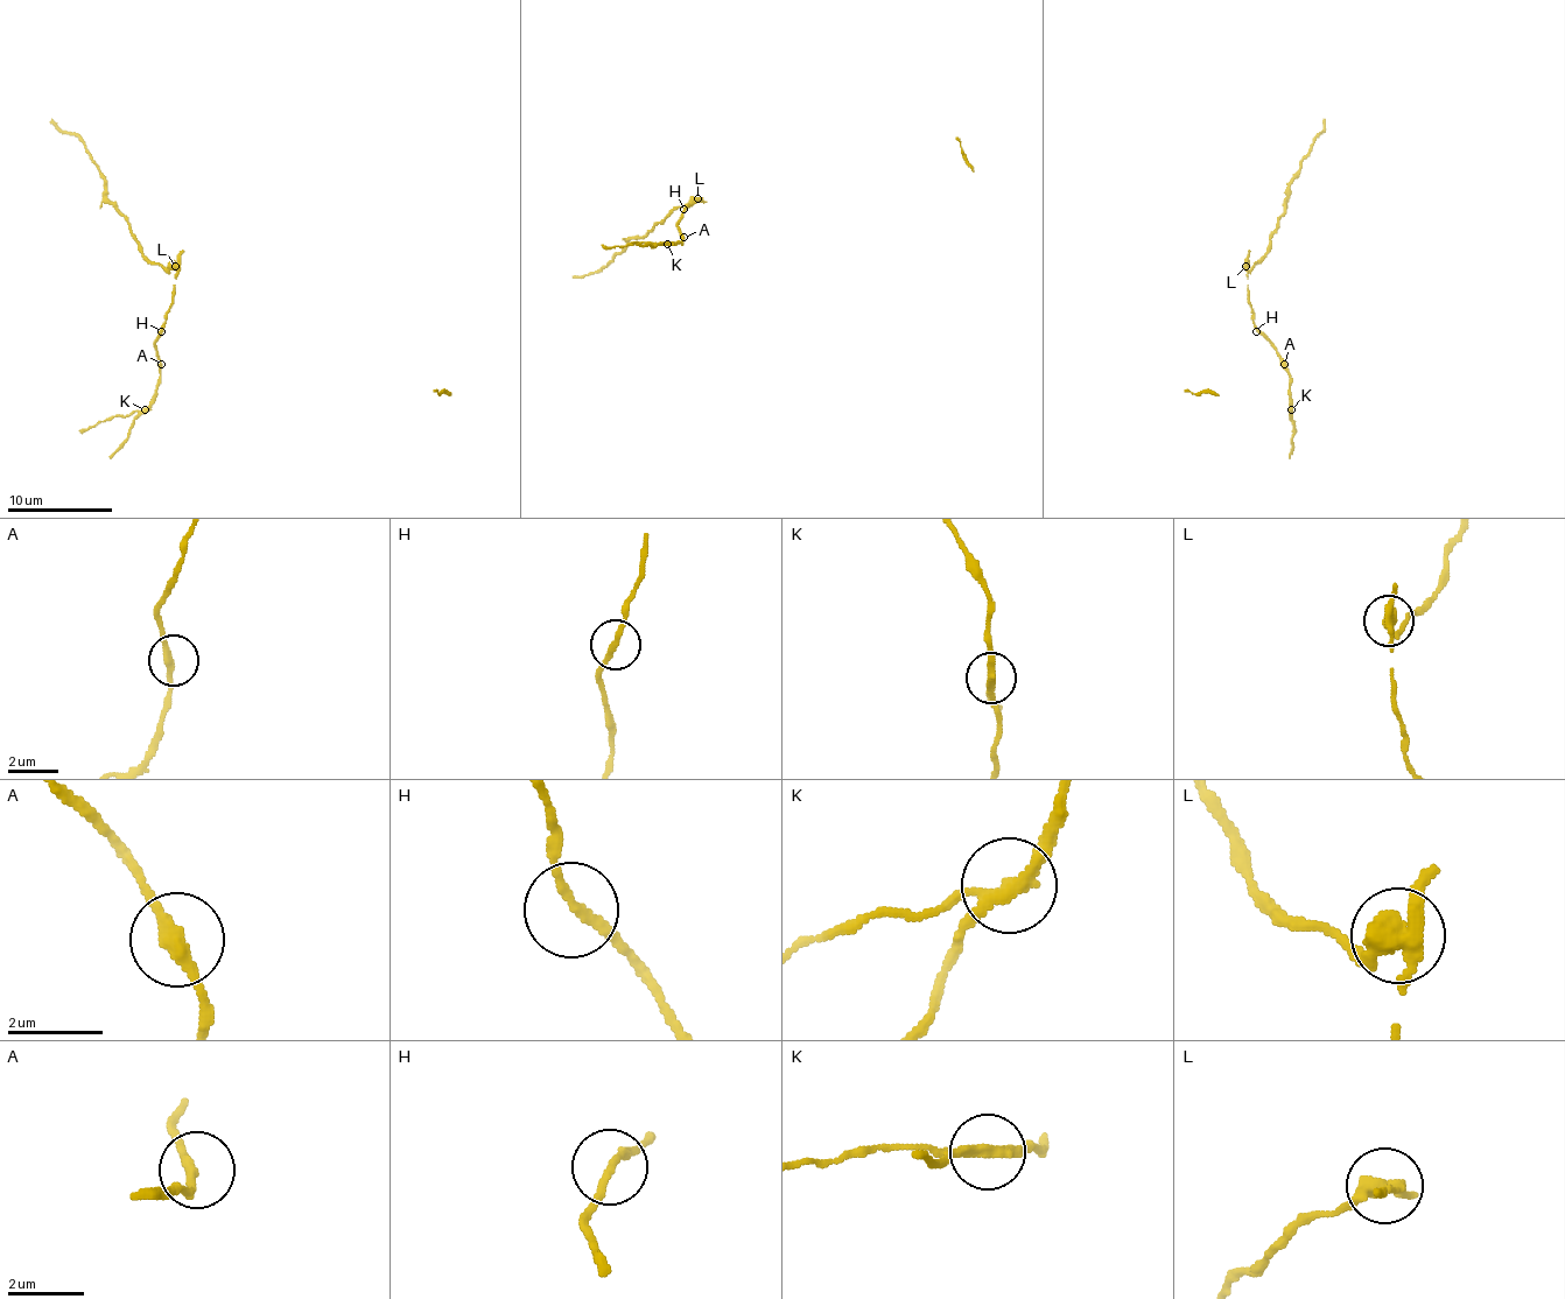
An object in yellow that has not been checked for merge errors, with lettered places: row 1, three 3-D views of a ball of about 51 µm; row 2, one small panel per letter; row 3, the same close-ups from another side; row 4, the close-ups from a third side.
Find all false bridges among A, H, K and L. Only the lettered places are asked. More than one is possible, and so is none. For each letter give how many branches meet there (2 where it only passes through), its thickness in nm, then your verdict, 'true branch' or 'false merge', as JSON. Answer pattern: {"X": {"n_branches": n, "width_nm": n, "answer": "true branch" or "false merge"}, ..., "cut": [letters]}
{"A": {"n_branches": 2, "width_nm": 280, "answer": "true branch"}, "H": {"n_branches": 2, "width_nm": 190, "answer": "true branch"}, "K": {"n_branches": 3, "width_nm": 240, "answer": "false merge"}, "L": {"n_branches": 2, "width_nm": 440, "answer": "false merge"}, "cut": ["K", "L"]}

